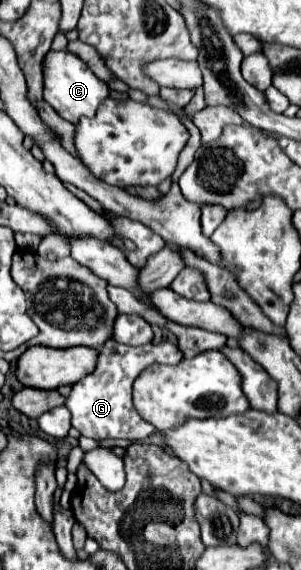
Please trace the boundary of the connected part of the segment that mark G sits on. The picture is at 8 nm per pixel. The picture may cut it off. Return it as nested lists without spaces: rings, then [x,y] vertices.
[[[107,341],[103,349],[99,351],[99,363],[93,373],[83,377],[79,383],[73,385],[65,407],[73,415],[73,427],[83,435],[91,439],[129,439],[129,441],[143,441],[151,433],[155,433],[155,427],[147,423],[143,417],[139,417],[137,409],[131,401],[131,385],[135,377],[151,363],[167,363],[177,365],[183,359],[183,353],[179,347],[171,341],[161,343],[147,343],[147,345],[123,345],[117,341]]]

